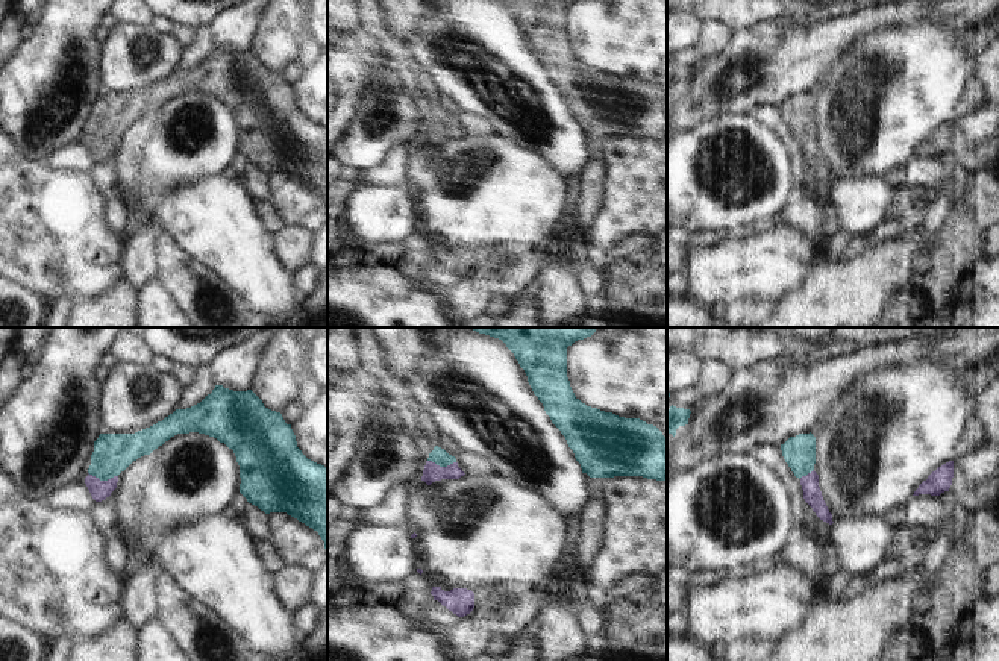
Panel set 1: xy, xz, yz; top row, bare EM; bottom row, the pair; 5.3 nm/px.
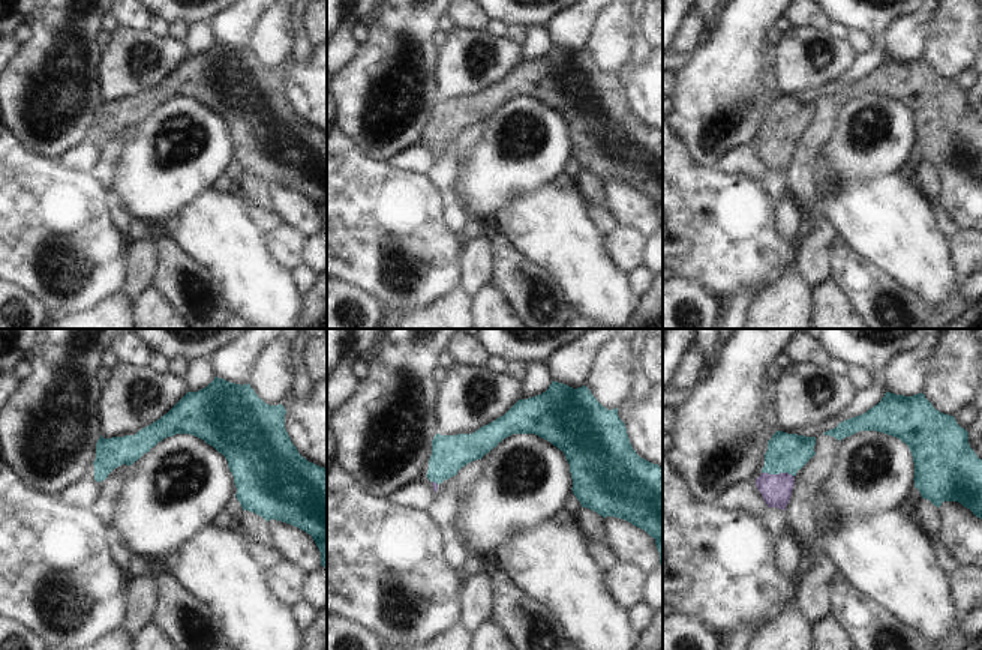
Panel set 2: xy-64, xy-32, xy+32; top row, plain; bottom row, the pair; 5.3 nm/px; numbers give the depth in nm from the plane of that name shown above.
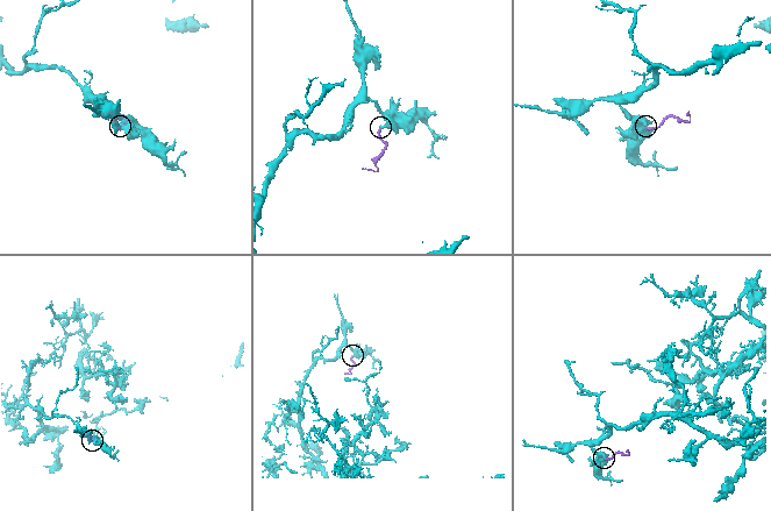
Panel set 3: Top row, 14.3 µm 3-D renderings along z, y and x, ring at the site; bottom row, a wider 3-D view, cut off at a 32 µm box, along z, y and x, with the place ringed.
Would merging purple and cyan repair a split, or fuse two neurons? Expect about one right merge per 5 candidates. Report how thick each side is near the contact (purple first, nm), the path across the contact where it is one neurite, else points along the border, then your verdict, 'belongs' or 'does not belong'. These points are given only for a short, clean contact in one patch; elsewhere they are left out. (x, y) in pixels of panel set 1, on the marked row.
100/220 nm | across xy (100, 490), (103, 481), (103, 470), (112, 454) | belongs

